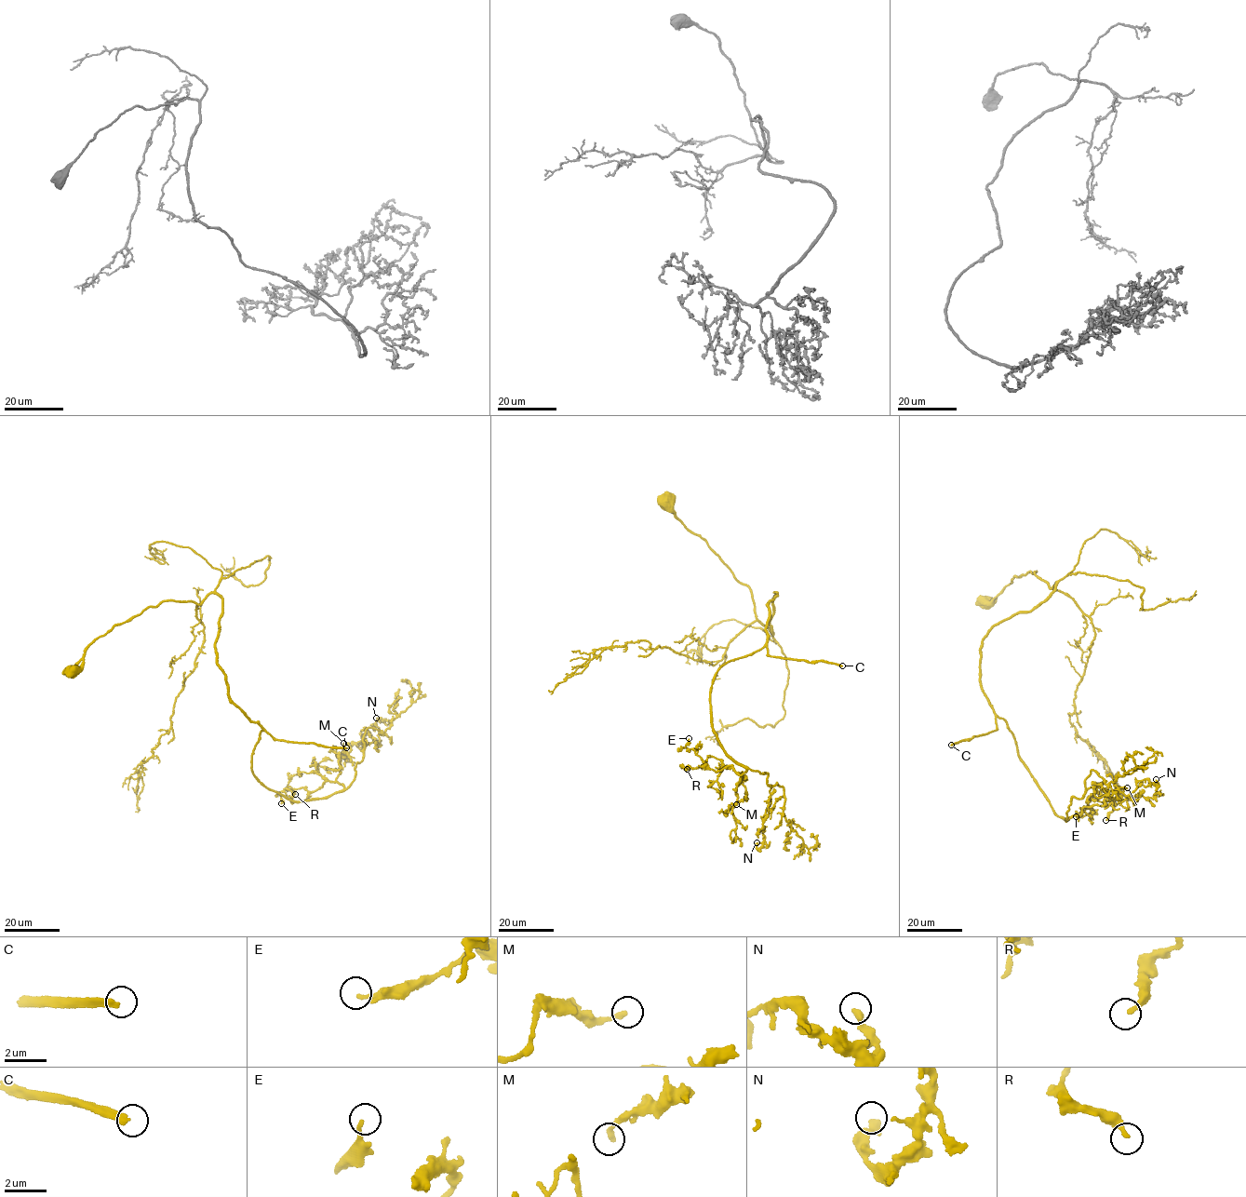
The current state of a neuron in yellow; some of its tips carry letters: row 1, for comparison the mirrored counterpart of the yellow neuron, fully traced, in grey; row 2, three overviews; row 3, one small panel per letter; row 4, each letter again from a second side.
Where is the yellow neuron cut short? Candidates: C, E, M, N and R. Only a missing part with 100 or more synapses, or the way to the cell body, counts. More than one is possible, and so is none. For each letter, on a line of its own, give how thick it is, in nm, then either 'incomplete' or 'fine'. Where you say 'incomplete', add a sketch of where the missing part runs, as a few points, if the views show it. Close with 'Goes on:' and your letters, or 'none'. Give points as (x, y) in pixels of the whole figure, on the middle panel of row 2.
C: 280 nm thick; incomplete; missing branch runs (842, 665), (864, 679), (869, 703), (786, 777), (788, 797), (795, 796), (831, 854), (830, 864), (805, 862)
E: 160 nm thick; fine
M: 240 nm thick; fine
N: 360 nm thick; fine
R: 200 nm thick; fine
Goes on: C

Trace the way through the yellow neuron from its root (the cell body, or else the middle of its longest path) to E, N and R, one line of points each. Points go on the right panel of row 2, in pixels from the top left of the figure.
E: (985, 603), (1014, 576), (1056, 582), (991, 628), (979, 675), (1055, 813), (1065, 822), (1091, 809), (1076, 816)
N: (985, 603), (1014, 576), (1056, 582), (991, 628), (979, 675), (1055, 813), (1156, 779)
R: (985, 603), (1014, 576), (1056, 582), (984, 638), (982, 688), (1055, 813), (1091, 795), (1105, 820)

